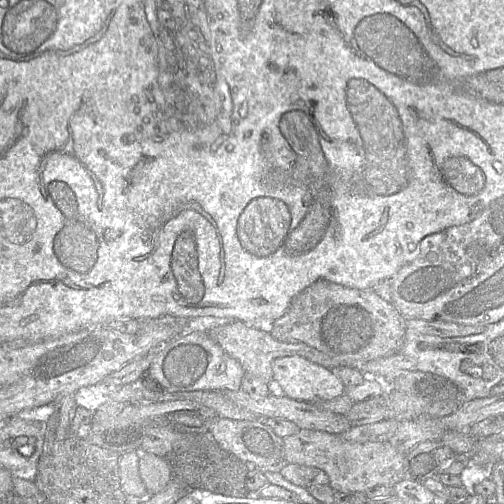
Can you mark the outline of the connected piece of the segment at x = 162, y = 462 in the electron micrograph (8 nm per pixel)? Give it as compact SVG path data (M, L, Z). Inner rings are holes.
M139 453L139 474L148 495L162 491L172 480L172 470L168 460L152 453Z

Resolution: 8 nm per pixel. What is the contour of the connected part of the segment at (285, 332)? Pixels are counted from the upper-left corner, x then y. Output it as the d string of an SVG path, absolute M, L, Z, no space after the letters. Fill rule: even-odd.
M320 280L293 298L284 315L273 321L270 335L281 342L306 344L337 359L341 366L358 366L397 353L404 342L406 332L406 319L392 303L382 299L373 289L356 289Z

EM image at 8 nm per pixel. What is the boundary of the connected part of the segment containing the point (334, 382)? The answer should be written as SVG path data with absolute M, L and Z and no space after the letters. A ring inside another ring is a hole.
M287 356L274 360L273 380L276 381L283 396L304 402L333 400L345 393L345 385L334 370L325 368L300 356Z

